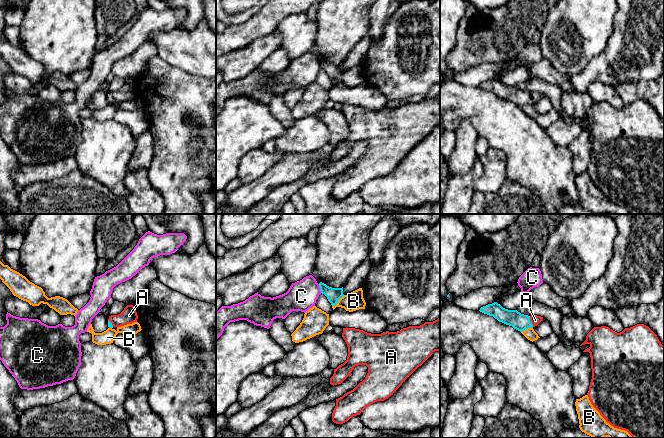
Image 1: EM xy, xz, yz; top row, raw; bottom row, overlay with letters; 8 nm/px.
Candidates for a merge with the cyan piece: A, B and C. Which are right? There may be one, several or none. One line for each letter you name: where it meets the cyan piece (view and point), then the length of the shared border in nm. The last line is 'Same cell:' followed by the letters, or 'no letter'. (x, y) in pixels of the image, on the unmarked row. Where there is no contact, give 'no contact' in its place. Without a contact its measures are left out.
A: meets cyan in yz at (530, 97); contact 90 nm long
Same cell: A

